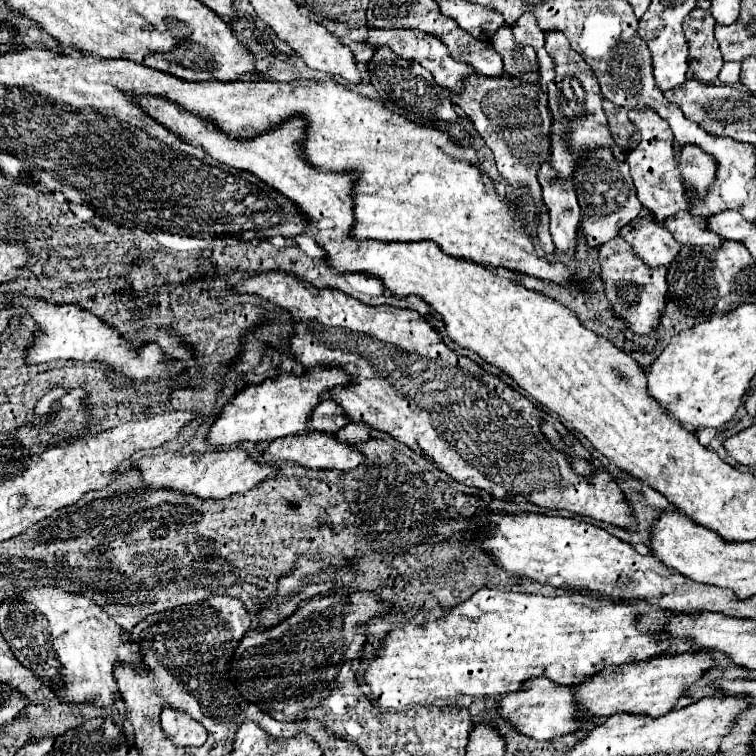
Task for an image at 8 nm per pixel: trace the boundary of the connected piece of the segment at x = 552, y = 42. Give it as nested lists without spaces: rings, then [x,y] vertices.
[[[548,32],[546,34],[546,50],[556,62],[556,78],[548,84],[548,108],[552,110],[552,160],[550,160],[550,164],[554,166],[554,170],[560,174],[562,180],[570,180],[578,158],[584,152],[594,150],[596,146],[612,148],[616,160],[624,160],[626,152],[616,146],[616,142],[614,142],[614,138],[612,138],[612,134],[608,130],[608,120],[606,120],[606,114],[602,110],[600,86],[596,82],[596,76],[594,76],[592,68],[584,62],[584,58],[576,50],[572,50],[570,42],[566,40],[566,36],[562,32]]]

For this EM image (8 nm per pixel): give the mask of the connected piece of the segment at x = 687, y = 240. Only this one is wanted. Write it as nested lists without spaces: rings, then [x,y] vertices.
[[[678,212],[678,214],[670,216],[664,222],[664,226],[684,246],[700,246],[700,244],[718,246],[718,244],[722,244],[724,240],[718,238],[718,234],[702,230],[702,222],[704,222],[704,218],[700,218],[700,216],[692,216],[690,212]]]

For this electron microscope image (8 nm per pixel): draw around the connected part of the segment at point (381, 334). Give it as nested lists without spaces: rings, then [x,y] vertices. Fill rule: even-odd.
[[[262,272],[254,278],[242,280],[236,286],[236,292],[258,294],[292,314],[296,322],[296,336],[292,336],[290,352],[306,370],[314,366],[348,366],[348,372],[356,380],[350,386],[334,388],[332,398],[354,422],[364,422],[374,430],[390,434],[416,454],[428,458],[442,472],[452,476],[452,480],[486,490],[498,500],[518,504],[526,500],[542,508],[568,510],[578,516],[588,516],[598,522],[608,522],[628,532],[636,532],[638,522],[632,514],[632,508],[620,486],[606,472],[606,468],[602,468],[600,460],[590,458],[590,452],[572,434],[566,434],[566,446],[572,450],[574,444],[574,454],[590,460],[590,464],[598,470],[590,480],[576,476],[568,464],[568,458],[554,450],[540,432],[540,420],[544,420],[548,414],[470,358],[450,350],[432,324],[426,322],[418,312],[396,306],[366,306],[342,294],[340,290],[318,290],[286,272]],[[418,358],[430,358],[432,364],[416,364]]]

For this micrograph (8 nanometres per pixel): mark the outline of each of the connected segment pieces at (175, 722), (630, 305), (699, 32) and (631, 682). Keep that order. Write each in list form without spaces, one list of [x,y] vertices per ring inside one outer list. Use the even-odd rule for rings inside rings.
[[[176,708],[162,710],[162,726],[166,728],[166,736],[180,746],[202,746],[206,738],[206,730],[200,722],[196,722],[190,714],[184,714]]]
[[[620,236],[600,246],[600,266],[606,286],[606,298],[614,306],[614,312],[626,320],[632,332],[642,336],[654,332],[666,302],[666,268],[650,268],[640,262],[640,258],[632,254],[632,246],[628,246],[628,242],[624,242],[624,238]]]
[[[696,8],[684,22],[684,34],[690,44],[690,72],[694,78],[712,82],[716,80],[720,68],[722,68],[722,56],[718,50],[718,42],[714,38],[714,26],[716,20],[708,10]]]
[[[688,652],[688,654],[668,654],[658,656],[648,662],[618,666],[612,670],[604,670],[594,678],[588,678],[584,684],[576,686],[576,702],[584,712],[598,722],[600,718],[610,718],[612,714],[628,712],[628,714],[648,714],[662,716],[670,712],[676,702],[686,694],[696,680],[702,678],[704,672],[716,666],[714,658],[708,652]]]

